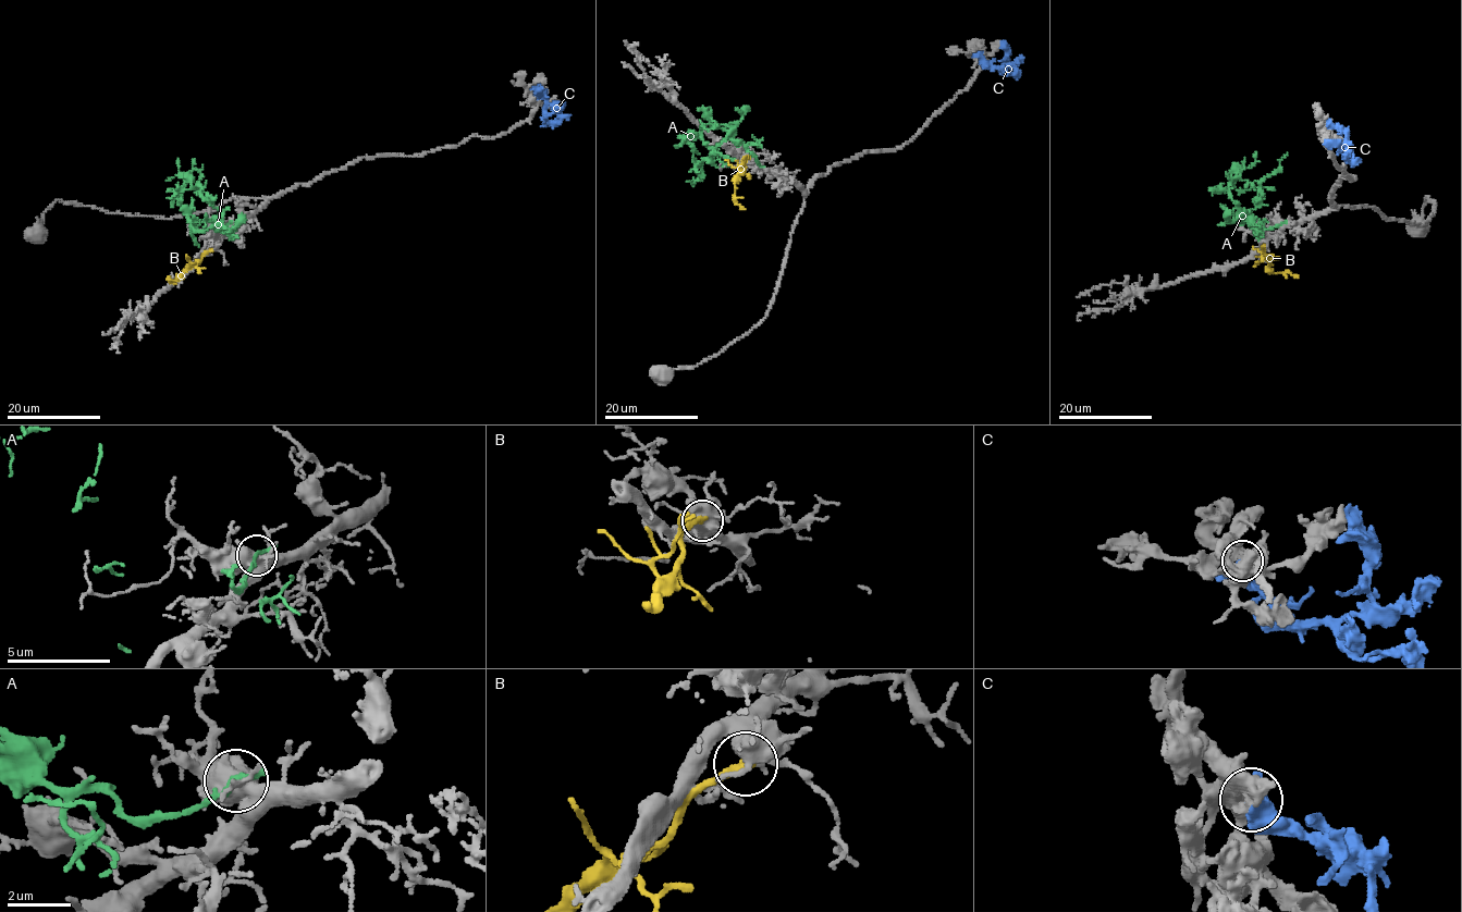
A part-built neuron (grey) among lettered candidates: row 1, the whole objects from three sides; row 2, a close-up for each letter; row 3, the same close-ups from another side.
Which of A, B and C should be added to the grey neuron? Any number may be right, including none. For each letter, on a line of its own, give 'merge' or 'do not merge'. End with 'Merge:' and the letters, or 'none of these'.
A: do not merge
B: do not merge
C: do not merge
Merge: none of these

